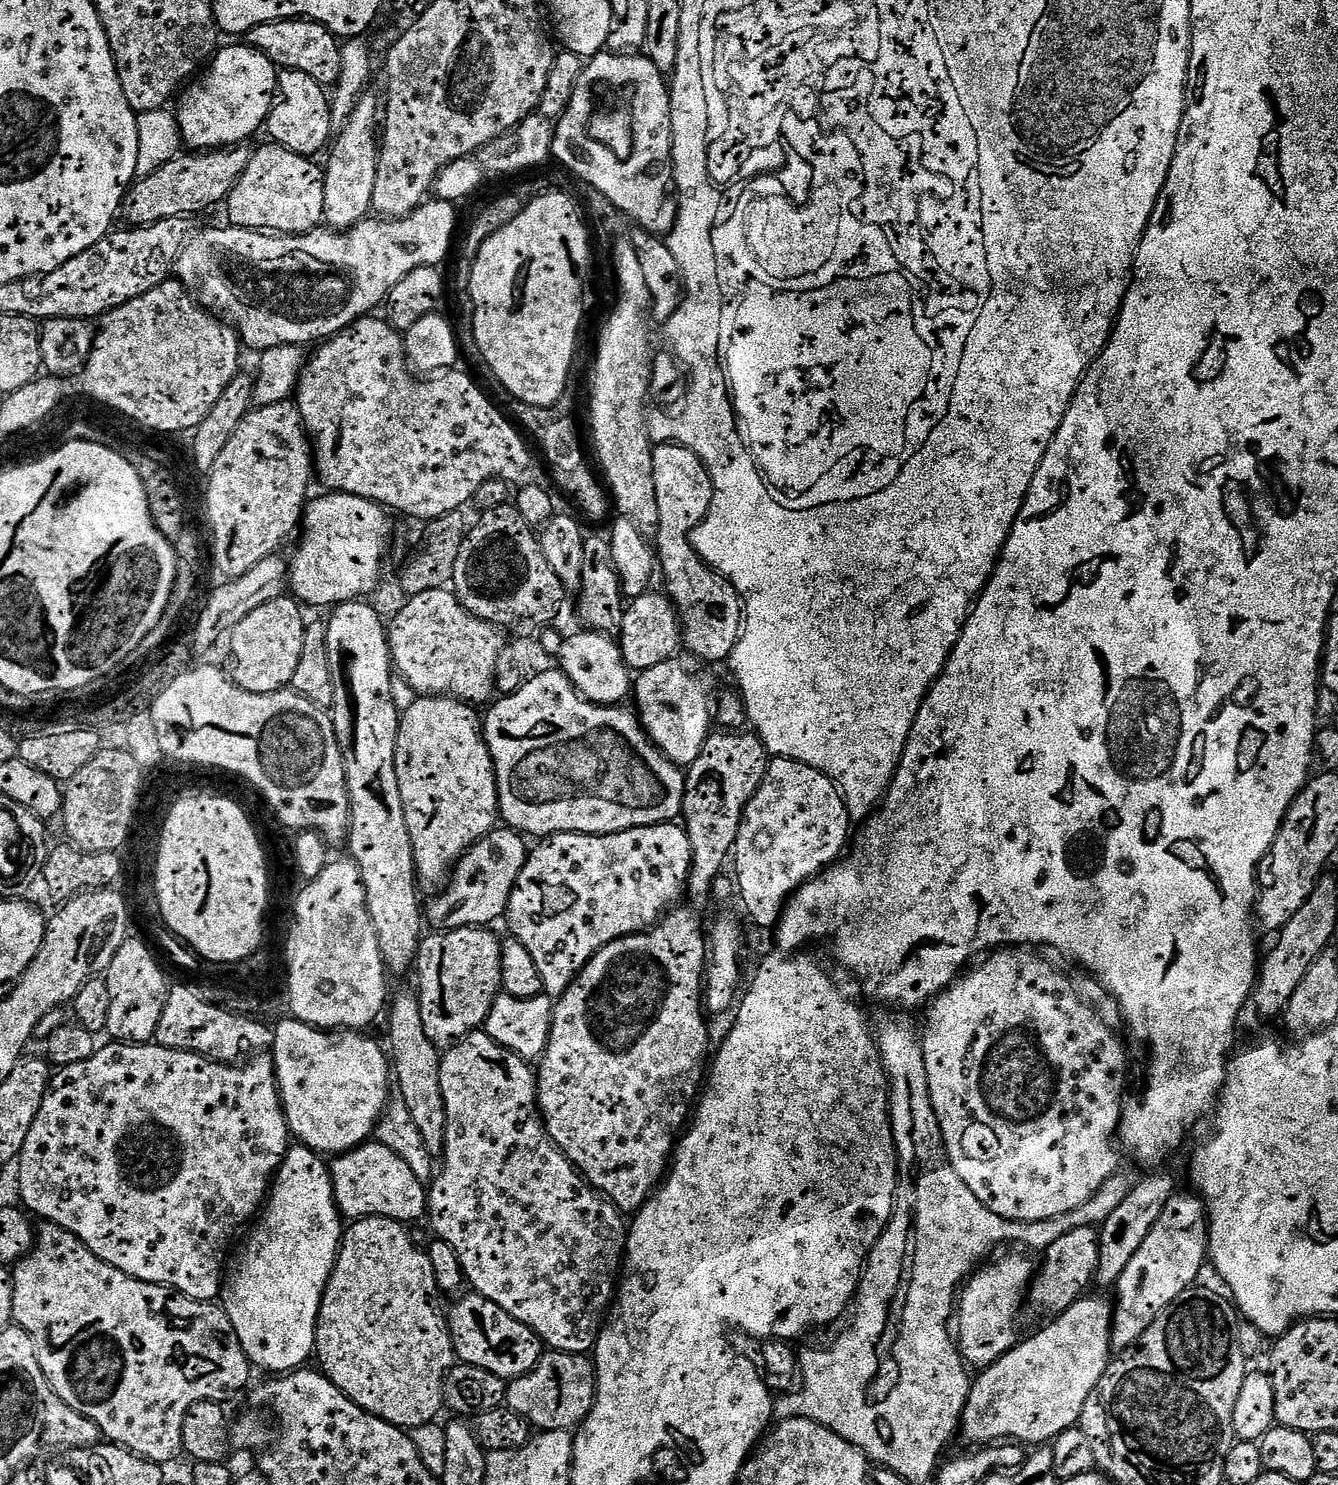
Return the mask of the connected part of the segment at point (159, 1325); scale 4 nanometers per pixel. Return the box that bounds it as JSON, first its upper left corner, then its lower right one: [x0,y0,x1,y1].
[11,1222,254,1466]

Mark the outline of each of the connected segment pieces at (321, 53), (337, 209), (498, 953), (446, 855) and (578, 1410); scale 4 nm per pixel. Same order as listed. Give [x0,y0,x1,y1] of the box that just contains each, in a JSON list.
[[250,20,342,86],[326,128,378,230],[418,927,504,1050],[398,698,498,885],[507,1351,597,1432]]

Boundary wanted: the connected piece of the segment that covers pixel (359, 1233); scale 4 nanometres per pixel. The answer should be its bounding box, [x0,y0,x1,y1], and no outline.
[316,1216,457,1430]

